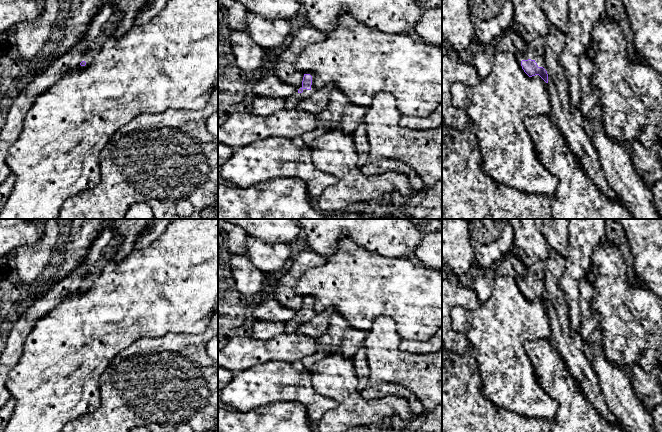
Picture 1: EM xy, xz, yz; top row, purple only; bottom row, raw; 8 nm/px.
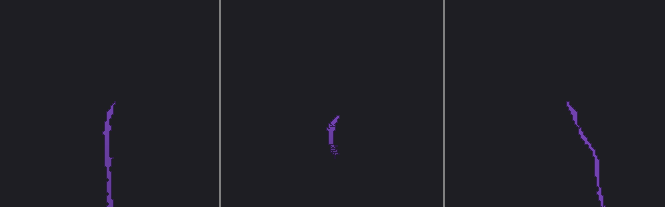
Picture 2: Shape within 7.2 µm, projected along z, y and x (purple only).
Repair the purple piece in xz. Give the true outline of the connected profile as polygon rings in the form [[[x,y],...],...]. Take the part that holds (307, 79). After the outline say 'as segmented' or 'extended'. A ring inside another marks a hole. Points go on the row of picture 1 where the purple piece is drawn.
[[[312,72],[305,73],[302,81],[302,87],[298,90],[298,93],[302,93],[304,89],[311,90],[314,78],[315,78],[314,73]]] | extended

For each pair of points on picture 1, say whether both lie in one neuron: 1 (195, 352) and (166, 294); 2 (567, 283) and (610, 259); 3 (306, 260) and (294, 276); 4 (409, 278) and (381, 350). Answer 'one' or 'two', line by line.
1: two
2: two
3: one
4: two

